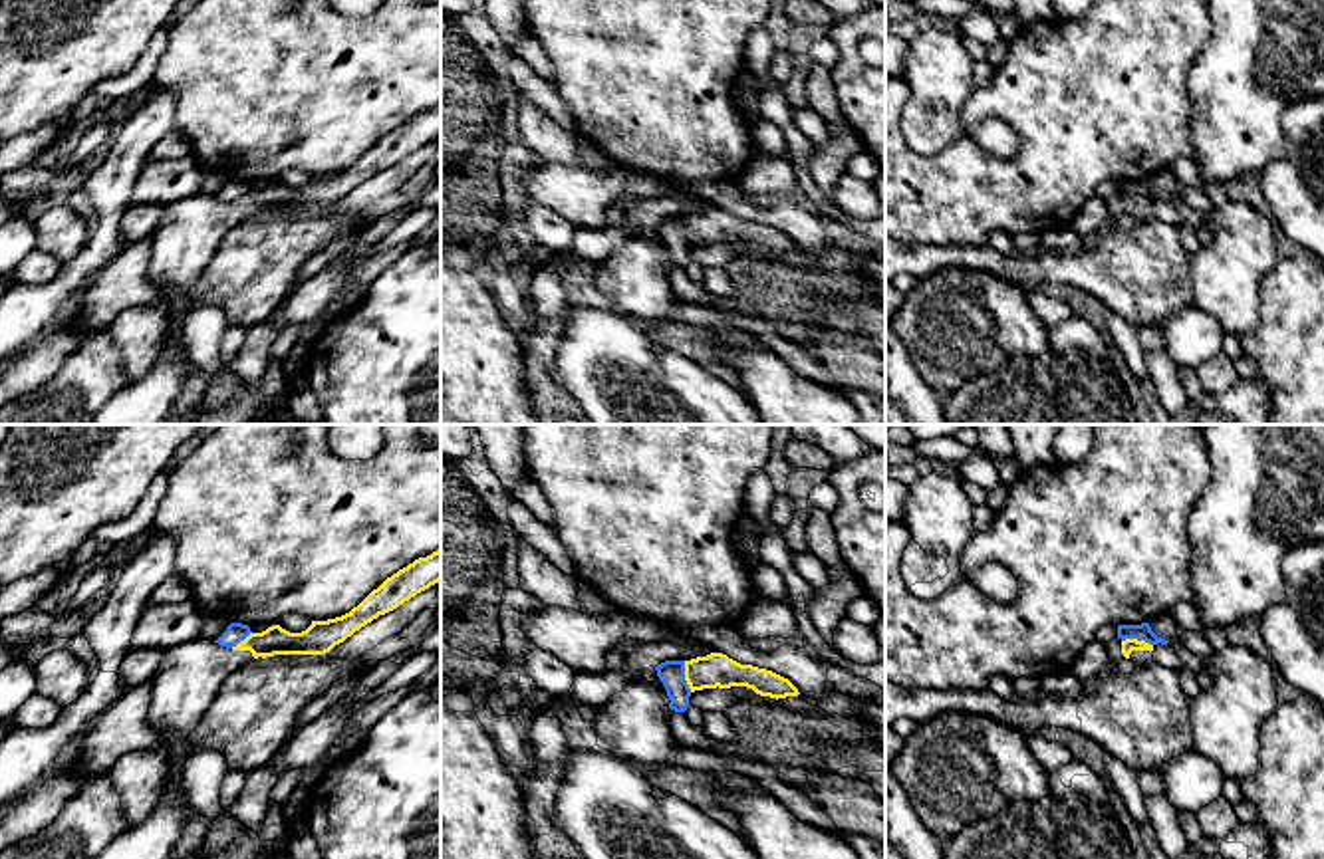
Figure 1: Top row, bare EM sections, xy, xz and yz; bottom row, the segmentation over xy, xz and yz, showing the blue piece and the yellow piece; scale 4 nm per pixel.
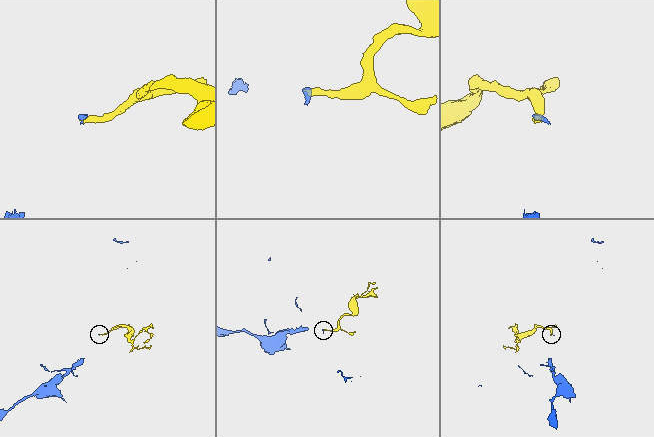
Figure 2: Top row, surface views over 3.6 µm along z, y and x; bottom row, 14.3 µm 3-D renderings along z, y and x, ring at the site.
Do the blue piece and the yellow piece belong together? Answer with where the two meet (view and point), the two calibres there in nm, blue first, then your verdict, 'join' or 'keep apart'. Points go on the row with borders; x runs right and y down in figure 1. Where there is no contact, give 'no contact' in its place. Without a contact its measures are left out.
contact xz (683, 677); calibres 110 and 140 nm; keep apart

